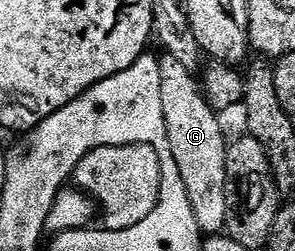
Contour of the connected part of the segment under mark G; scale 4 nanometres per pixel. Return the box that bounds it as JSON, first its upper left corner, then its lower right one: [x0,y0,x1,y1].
[159,53,227,235]

